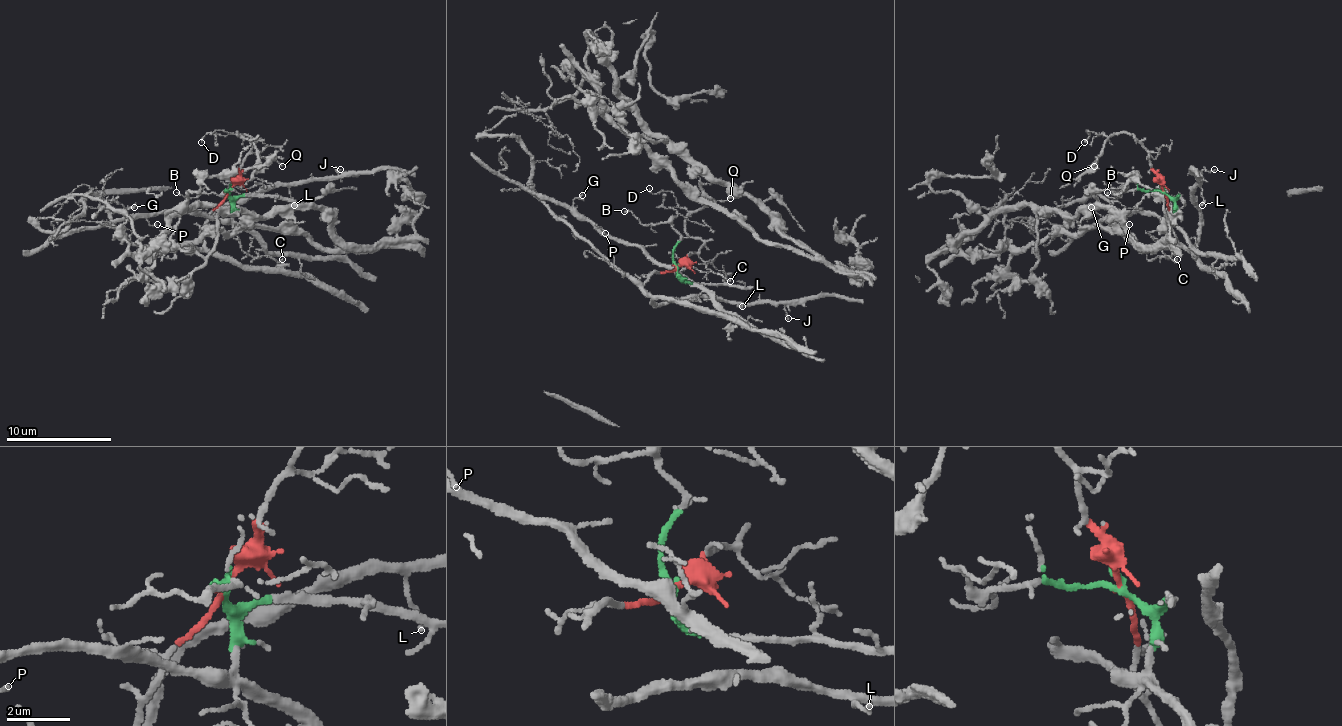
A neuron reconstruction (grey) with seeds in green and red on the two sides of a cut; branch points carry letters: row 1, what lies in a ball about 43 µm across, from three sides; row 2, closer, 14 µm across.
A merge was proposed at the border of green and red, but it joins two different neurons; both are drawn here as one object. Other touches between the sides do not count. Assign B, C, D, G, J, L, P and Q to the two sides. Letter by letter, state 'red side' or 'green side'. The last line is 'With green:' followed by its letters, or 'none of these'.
B: green side
C: green side
D: red side
G: green side
J: red side
L: red side
P: green side
Q: red side
With green: B, C, G, P

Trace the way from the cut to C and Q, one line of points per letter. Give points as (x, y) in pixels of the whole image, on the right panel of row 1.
C: (1162, 190), (1175, 203), (1172, 224), (1164, 232), (1162, 248), (1167, 256), (1178, 259)
Q: (1162, 190), (1148, 150), (1127, 132), (1114, 132), (1093, 166)

